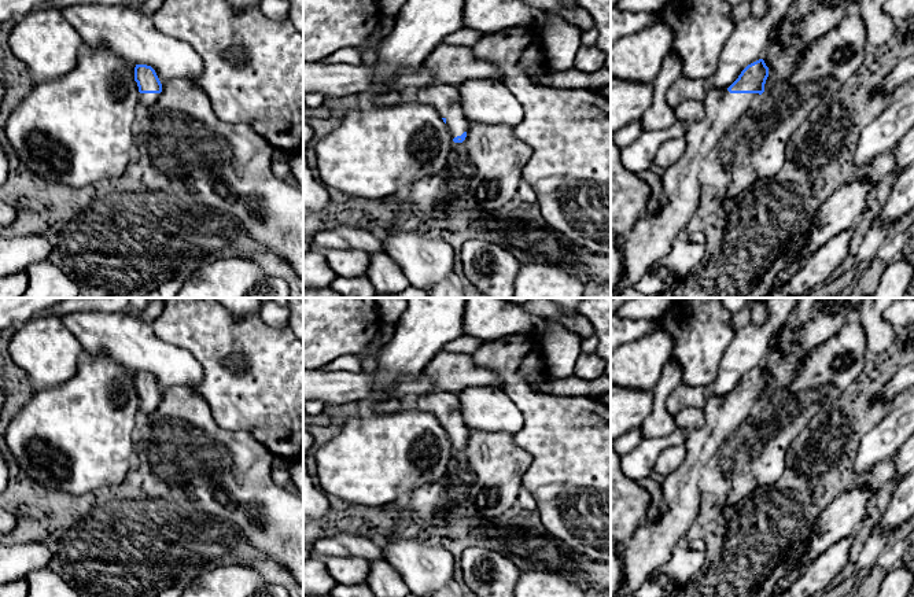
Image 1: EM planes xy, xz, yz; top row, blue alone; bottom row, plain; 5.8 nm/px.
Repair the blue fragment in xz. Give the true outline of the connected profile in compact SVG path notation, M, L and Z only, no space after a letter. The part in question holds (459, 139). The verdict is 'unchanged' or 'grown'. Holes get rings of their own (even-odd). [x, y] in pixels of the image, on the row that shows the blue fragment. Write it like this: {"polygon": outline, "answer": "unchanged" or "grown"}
{"polygon": "M438 82L413 92L413 99L423 104L431 104L446 124L453 141L462 143L467 137L468 121L461 108L457 86Z", "answer": "grown"}

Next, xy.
{"polygon": "M136 65L134 81L140 92L140 103L148 108L158 100L162 92L162 84L151 66Z", "answer": "grown"}

